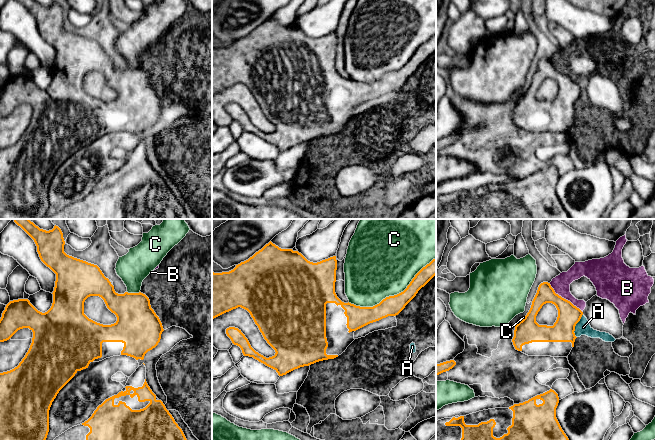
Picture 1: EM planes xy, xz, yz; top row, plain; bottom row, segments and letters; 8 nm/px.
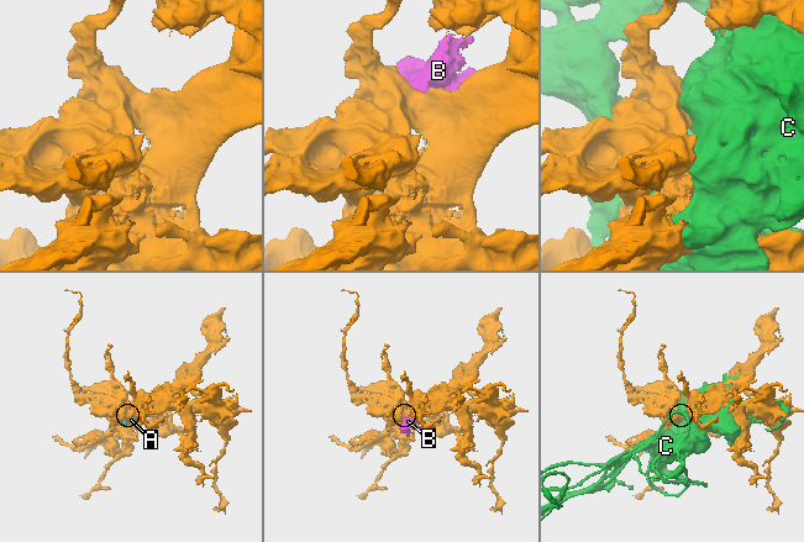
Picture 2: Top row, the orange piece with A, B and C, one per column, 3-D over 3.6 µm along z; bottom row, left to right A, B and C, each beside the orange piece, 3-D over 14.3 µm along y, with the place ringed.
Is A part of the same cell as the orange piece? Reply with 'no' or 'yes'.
no

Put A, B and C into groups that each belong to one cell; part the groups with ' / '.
A B / C

